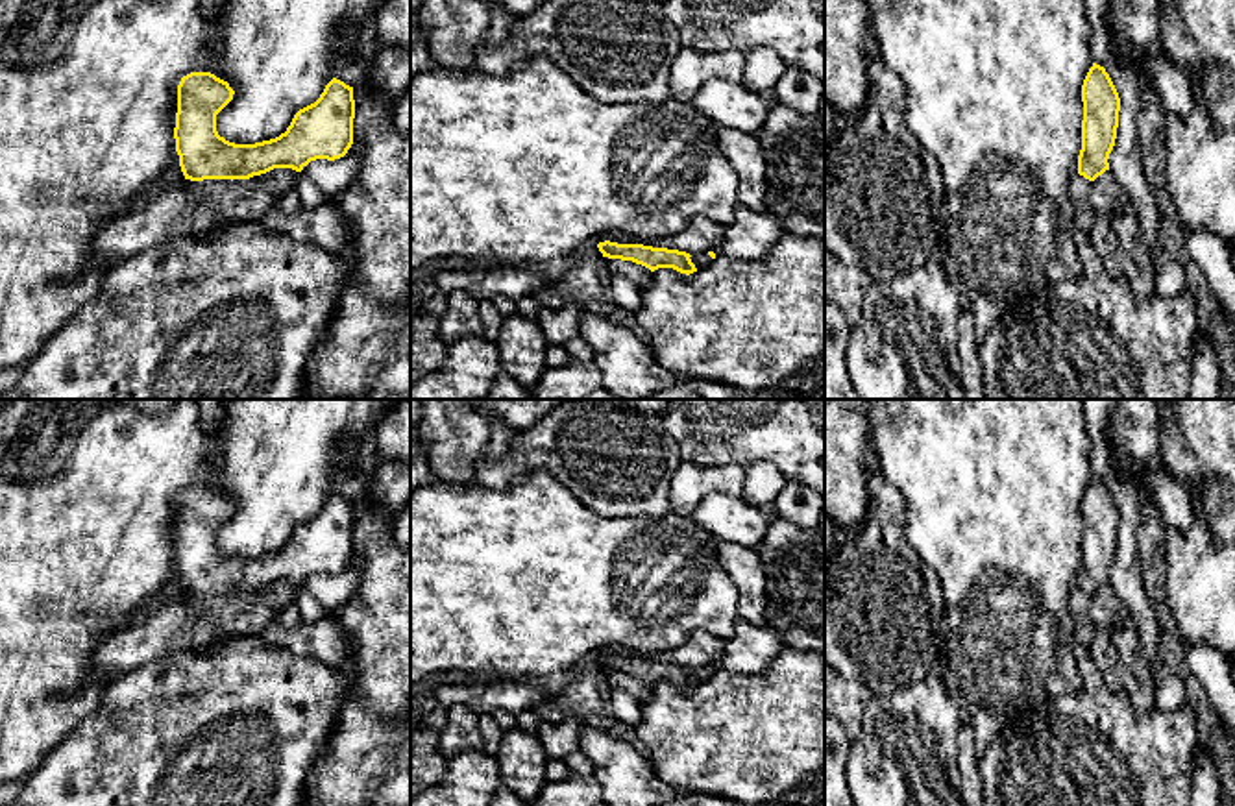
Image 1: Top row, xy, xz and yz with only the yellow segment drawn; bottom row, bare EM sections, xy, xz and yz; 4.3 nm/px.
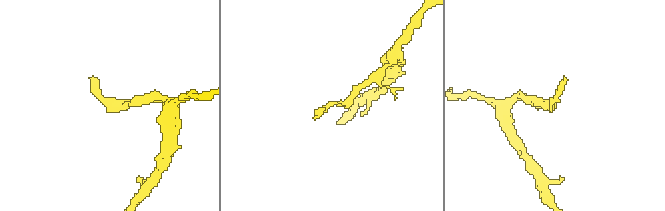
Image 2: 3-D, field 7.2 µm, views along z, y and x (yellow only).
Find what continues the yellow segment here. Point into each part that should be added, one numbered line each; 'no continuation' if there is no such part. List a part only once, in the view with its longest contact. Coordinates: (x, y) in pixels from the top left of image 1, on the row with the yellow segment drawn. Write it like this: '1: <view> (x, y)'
no continuation

